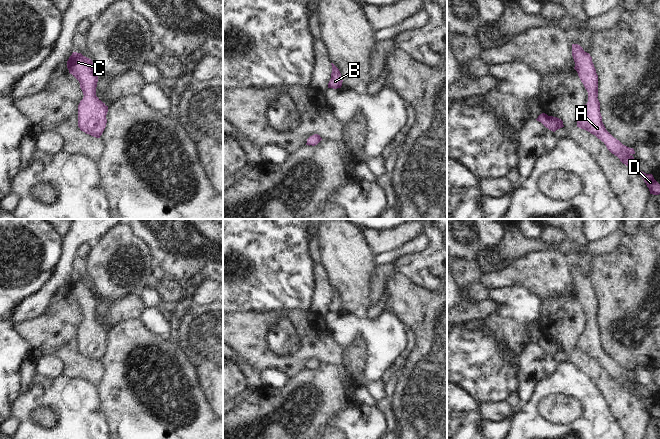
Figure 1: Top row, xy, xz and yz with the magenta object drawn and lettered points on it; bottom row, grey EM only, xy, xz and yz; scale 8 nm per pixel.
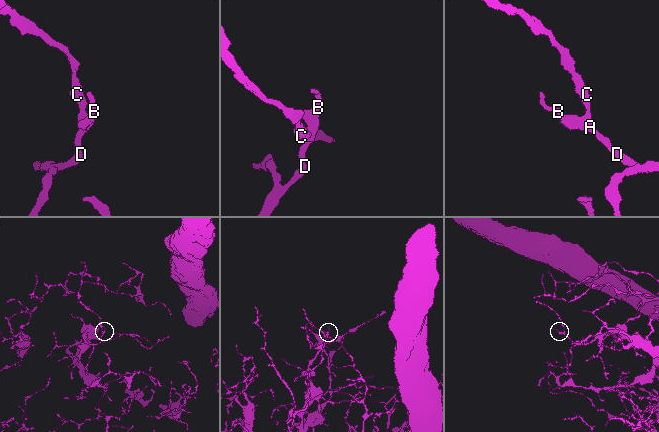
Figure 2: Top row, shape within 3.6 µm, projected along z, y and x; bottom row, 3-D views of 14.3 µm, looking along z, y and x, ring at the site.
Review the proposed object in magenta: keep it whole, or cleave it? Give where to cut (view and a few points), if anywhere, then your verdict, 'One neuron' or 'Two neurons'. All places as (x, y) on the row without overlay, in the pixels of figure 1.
No split. One neuron.

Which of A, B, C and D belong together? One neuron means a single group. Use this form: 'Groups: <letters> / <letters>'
Groups: A B C D.

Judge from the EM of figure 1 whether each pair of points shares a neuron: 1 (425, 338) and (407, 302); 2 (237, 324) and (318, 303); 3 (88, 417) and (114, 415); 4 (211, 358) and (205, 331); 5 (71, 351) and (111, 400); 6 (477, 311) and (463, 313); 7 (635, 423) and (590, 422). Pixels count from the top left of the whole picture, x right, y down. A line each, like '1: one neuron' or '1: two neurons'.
1: one neuron
2: two neurons
3: two neurons
4: one neuron
5: two neurons
6: one neuron
7: two neurons

